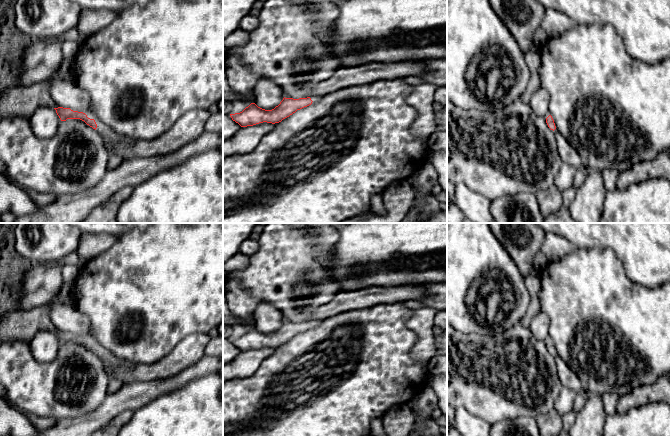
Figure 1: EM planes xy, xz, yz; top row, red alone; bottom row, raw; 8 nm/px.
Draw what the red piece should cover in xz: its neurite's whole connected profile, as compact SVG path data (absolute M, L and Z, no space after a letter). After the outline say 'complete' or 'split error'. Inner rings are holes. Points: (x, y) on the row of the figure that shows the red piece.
M310 96L307 98L283 98L278 106L272 110L265 110L258 107L255 103L251 103L242 112L230 114L233 121L241 127L253 126L259 123L279 123L283 119L289 117L297 110L317 103L321 97Z; split error

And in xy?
M58 107L54 109L56 110L56 113L61 121L66 121L67 119L80 119L84 121L87 125L95 129L99 134L108 137L112 143L126 143L128 145L132 145L138 141L136 138L132 138L115 132L110 127L106 126L92 113L73 111L70 108L63 107Z; split error

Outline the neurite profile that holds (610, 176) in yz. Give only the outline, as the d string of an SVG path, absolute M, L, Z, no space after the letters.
M605 169L602 171L605 188L607 190L616 189L616 181L618 179L619 172L616 169Z

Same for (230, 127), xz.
M223 115L223 142L240 130L241 126L232 120L230 115Z

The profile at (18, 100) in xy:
M49 79L33 84L21 86L16 84L0 96L0 119L24 116L30 118L39 106L58 108L48 93Z

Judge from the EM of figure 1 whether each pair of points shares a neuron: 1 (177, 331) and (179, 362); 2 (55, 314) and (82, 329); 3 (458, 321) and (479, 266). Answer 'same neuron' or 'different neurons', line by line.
1: different neurons
2: same neuron
3: same neuron

